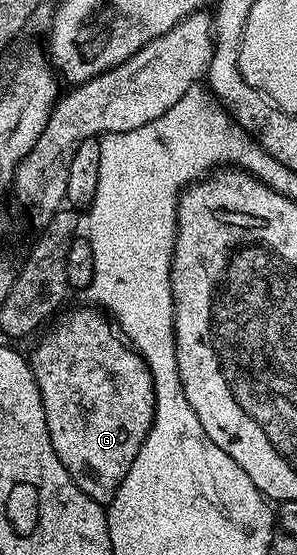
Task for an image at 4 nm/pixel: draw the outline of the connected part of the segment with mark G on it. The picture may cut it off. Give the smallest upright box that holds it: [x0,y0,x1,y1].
[30,305,156,505]

